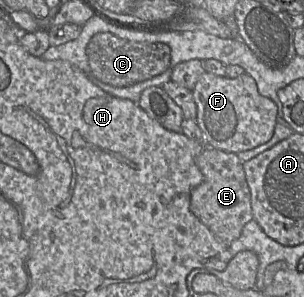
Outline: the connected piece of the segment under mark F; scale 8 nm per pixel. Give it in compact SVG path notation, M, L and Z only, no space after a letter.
M205 72L194 89L197 106L196 123L208 146L231 153L253 149L268 142L277 124L277 106L262 96L253 77L244 73L236 78Z

